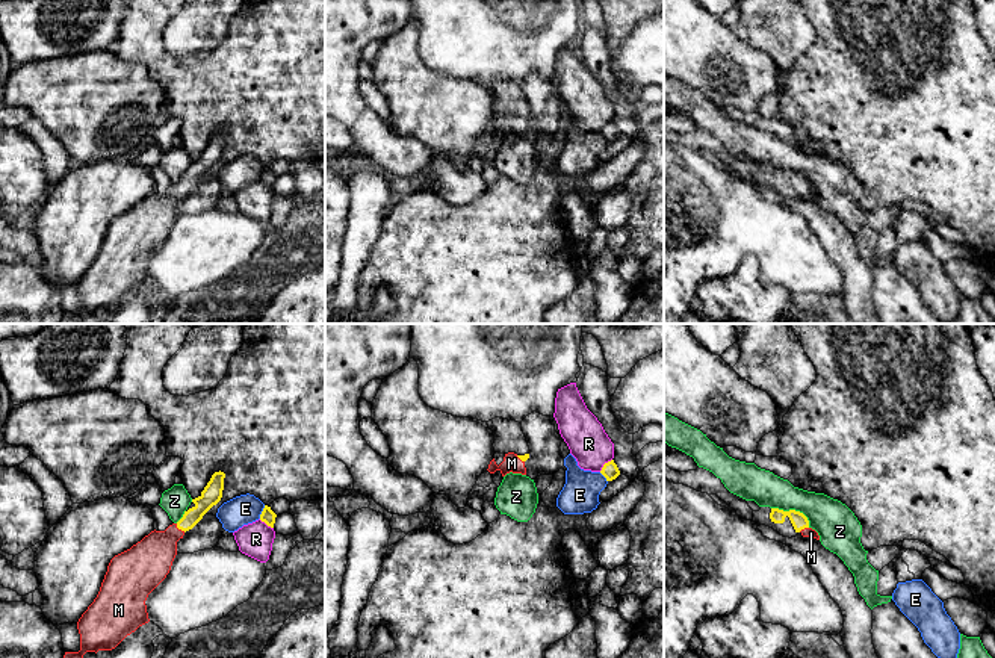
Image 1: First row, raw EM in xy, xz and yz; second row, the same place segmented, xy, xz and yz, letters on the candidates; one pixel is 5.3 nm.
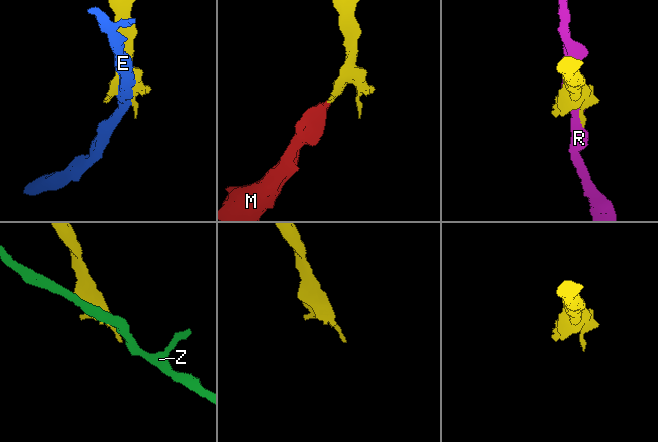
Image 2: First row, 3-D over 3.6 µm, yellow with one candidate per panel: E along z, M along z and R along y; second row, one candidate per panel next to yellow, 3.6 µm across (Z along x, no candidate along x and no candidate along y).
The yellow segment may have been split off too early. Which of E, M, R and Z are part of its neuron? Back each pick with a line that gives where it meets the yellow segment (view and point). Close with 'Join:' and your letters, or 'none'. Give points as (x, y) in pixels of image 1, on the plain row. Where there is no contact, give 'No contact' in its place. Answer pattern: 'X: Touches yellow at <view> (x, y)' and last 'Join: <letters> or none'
M: Touches yellow at xy (180, 189)
Join: M

